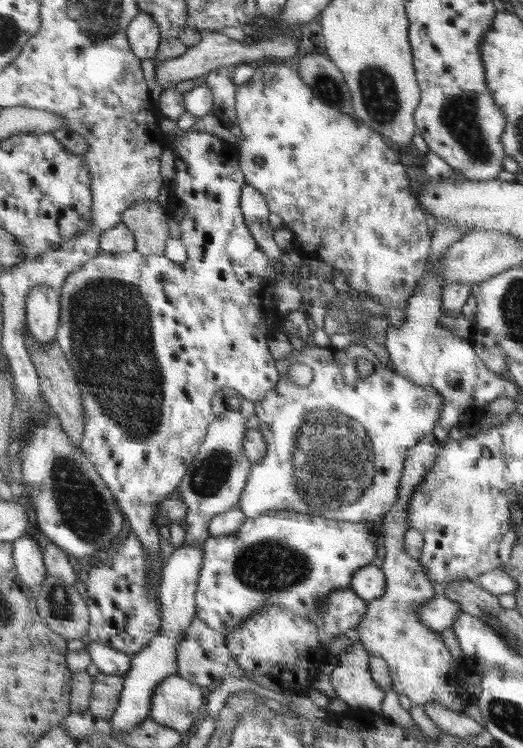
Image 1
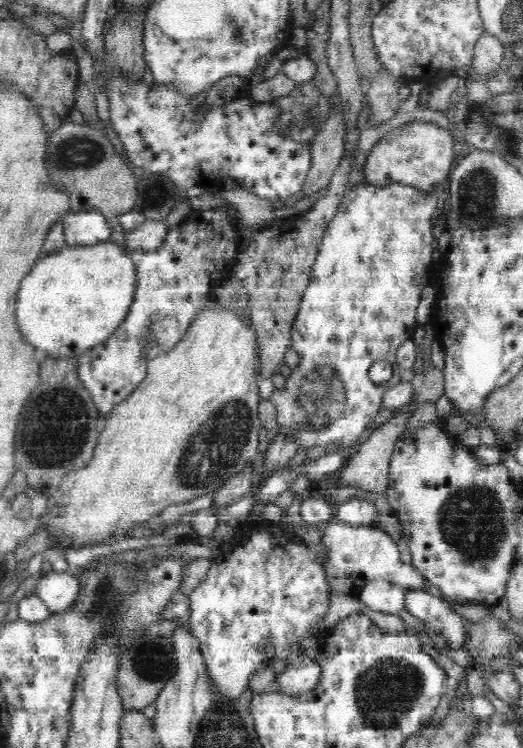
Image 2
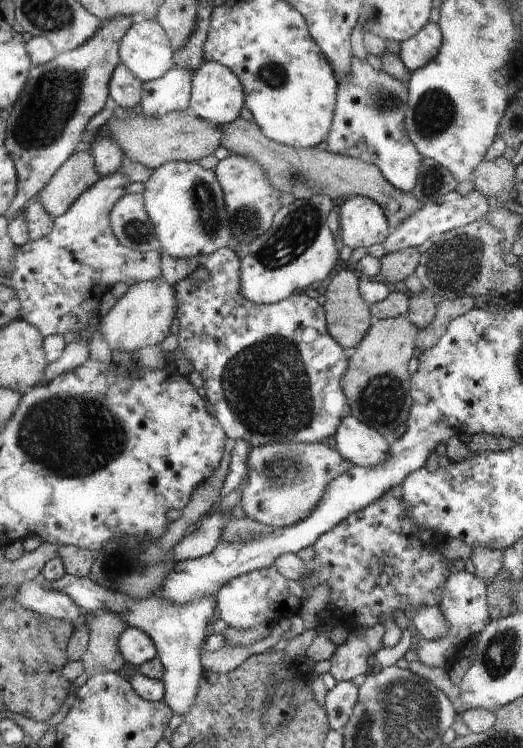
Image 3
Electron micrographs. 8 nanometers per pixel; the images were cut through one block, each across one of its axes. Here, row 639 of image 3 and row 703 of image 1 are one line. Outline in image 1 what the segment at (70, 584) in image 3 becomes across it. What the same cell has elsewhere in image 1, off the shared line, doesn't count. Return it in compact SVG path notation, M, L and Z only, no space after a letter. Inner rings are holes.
M179 675L170 676L158 684L153 693L152 704L150 704L149 719L157 721L158 724L168 725L178 732L184 732L192 726L199 724L207 718L200 708L206 703L206 698L202 694L202 688L190 683Z

